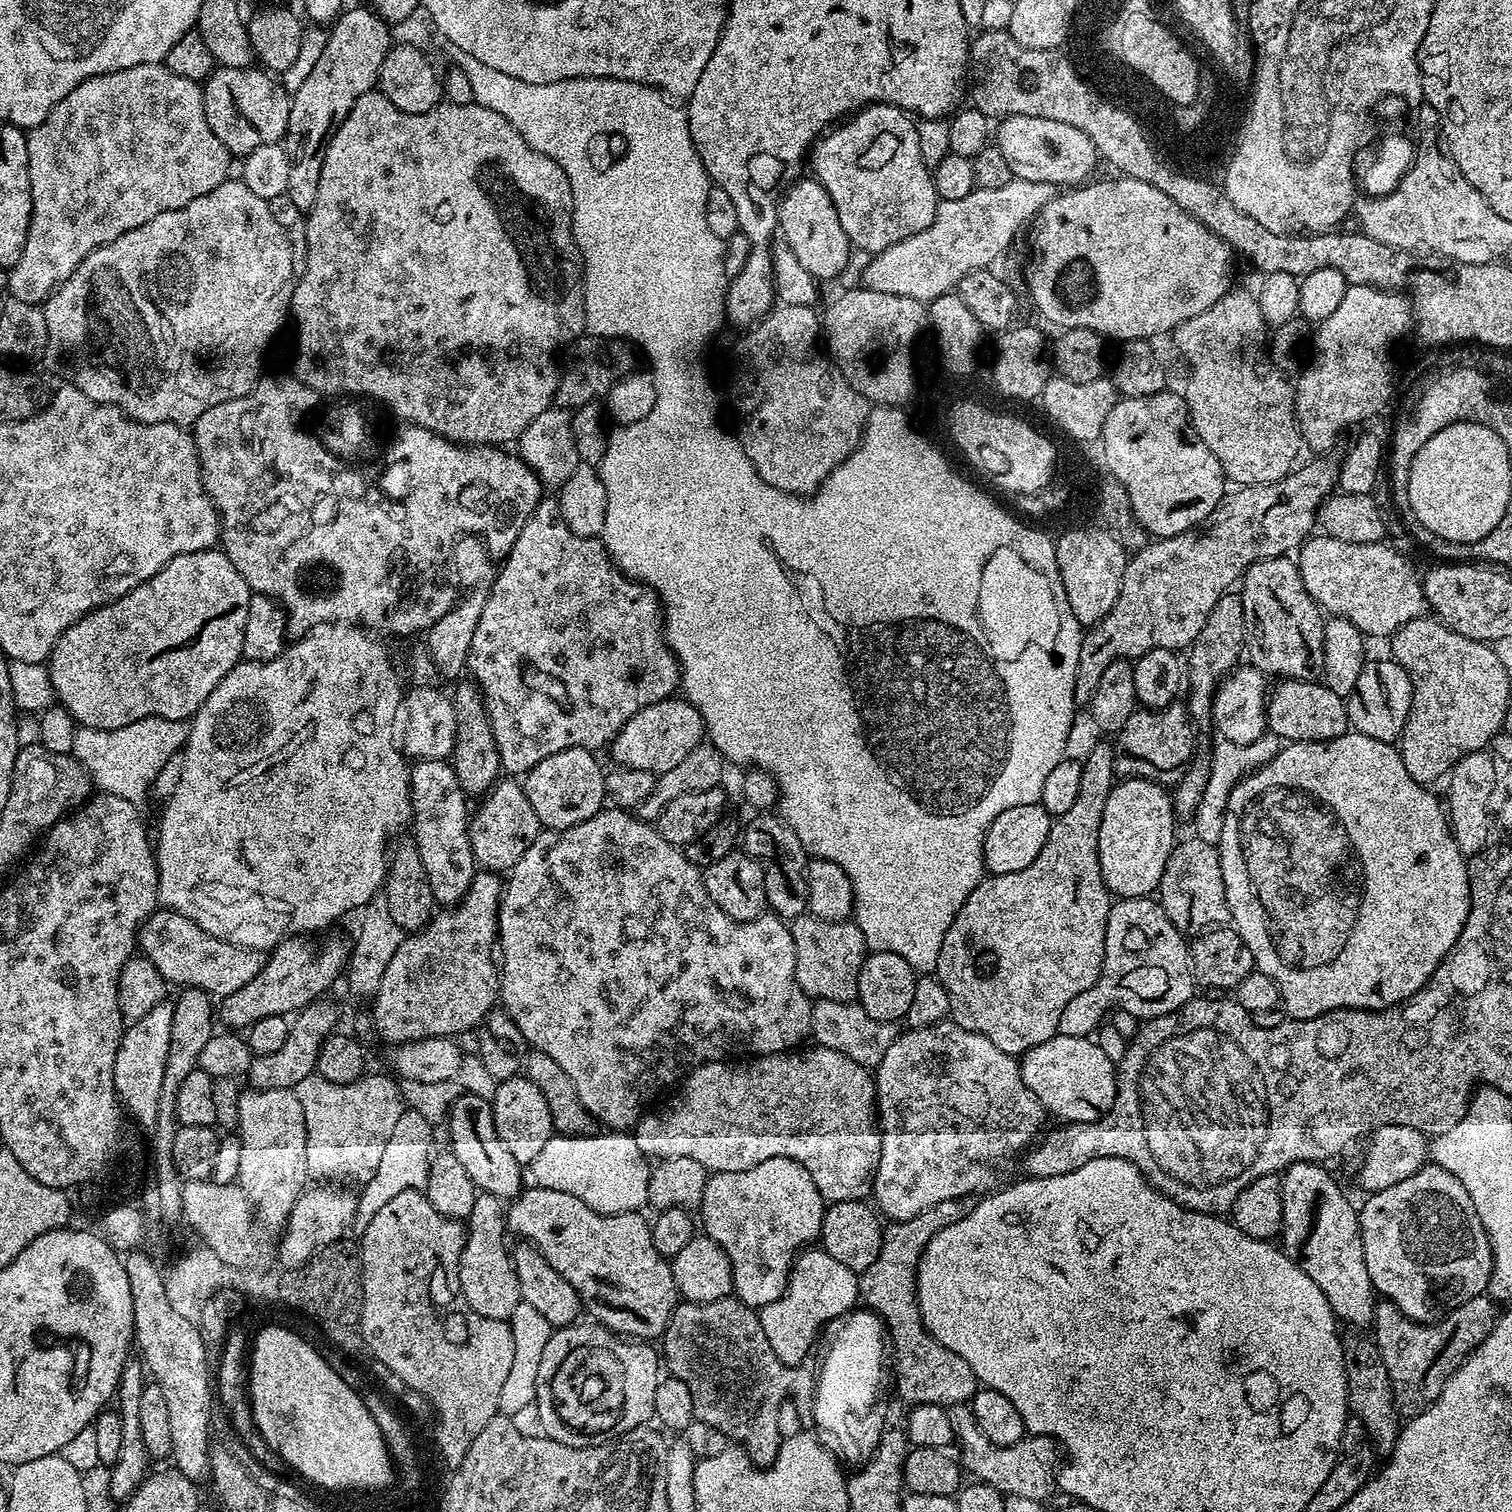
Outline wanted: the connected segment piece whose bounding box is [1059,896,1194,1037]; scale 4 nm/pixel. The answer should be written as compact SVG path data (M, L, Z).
M1147 896L1117 899L1109 907L1106 918L1104 964L1100 977L1090 990L1082 990L1082 994L1062 1010L1059 1035L1091 1037L1104 1024L1108 1008L1115 1004L1120 1004L1128 1016L1140 1016L1141 1021L1177 1012L1193 999L1192 988L1189 941L1185 933L1179 932L1174 922L1170 922L1159 899Z

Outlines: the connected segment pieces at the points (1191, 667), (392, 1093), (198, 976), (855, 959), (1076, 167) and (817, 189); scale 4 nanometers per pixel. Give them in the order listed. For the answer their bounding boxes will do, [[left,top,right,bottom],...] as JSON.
[[1186,594,1246,725],[294,1074,406,1177],[138,910,266,998],[791,914,866,1000],[994,116,1098,186],[778,178,850,281]]

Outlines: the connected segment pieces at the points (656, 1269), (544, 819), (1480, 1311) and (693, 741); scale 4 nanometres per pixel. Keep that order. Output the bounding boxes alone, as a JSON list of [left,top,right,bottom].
[[506,1186,678,1342],[522,748,606,830],[1374,1296,1498,1418],[610,698,705,774]]

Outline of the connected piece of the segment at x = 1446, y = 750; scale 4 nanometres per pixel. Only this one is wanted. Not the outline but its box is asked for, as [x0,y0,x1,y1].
[1390,618,1510,786]

